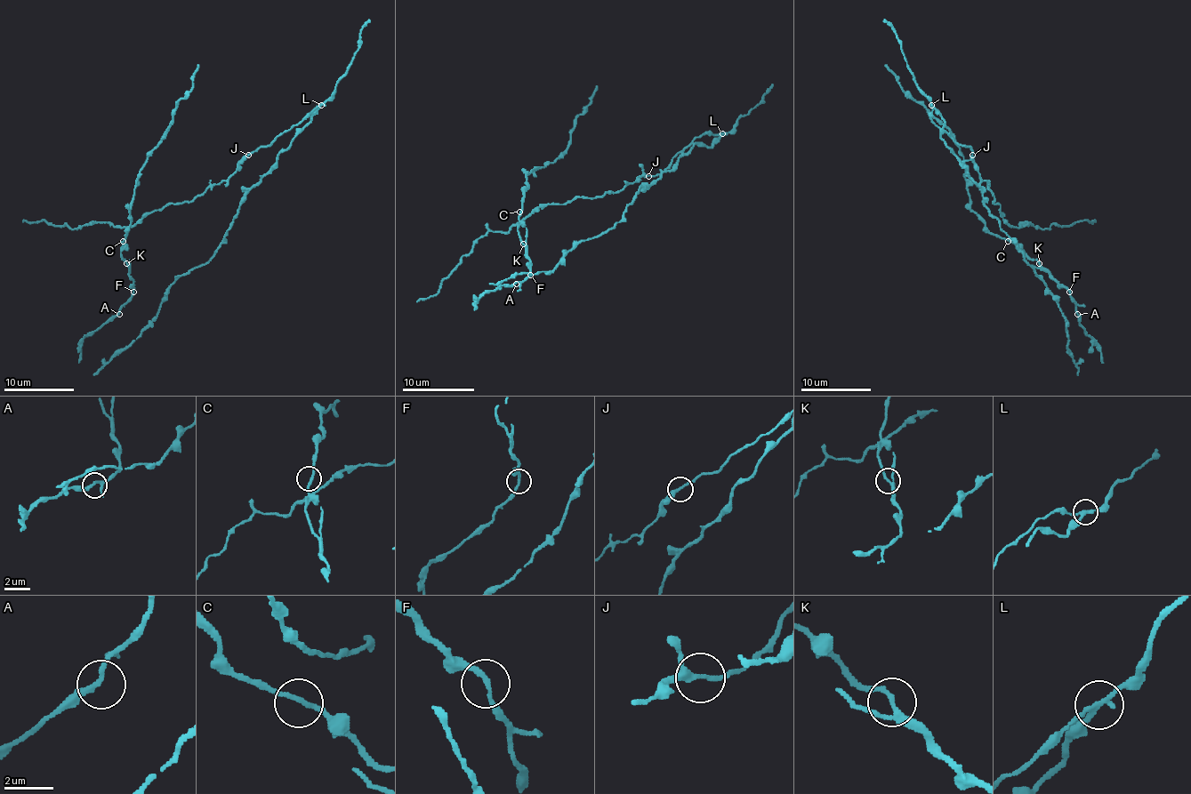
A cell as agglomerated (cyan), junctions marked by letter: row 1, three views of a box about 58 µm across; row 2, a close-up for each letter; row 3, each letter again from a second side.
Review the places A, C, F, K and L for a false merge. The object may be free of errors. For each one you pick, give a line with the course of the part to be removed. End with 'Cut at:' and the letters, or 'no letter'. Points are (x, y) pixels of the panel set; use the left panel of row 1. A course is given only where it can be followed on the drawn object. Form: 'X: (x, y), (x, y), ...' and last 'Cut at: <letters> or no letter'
L: (320, 104), (221, 183), (189, 202), (147, 212), (130, 227), (92, 221), (70, 228), (23, 220)
Cut at: L

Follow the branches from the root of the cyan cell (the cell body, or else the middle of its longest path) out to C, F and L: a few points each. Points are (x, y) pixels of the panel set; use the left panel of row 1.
C: (277, 138), (269, 145), (252, 151), (226, 180), (210, 185), (189, 202), (166, 204), (126, 227), (123, 241)
F: (277, 138), (189, 202), (166, 204), (126, 227), (121, 256), (133, 292)
L: (277, 138), (299, 124), (320, 104)

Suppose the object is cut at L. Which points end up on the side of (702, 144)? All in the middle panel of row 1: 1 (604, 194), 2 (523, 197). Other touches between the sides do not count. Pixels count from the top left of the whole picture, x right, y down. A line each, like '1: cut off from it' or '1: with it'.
1: cut off from it
2: with it

